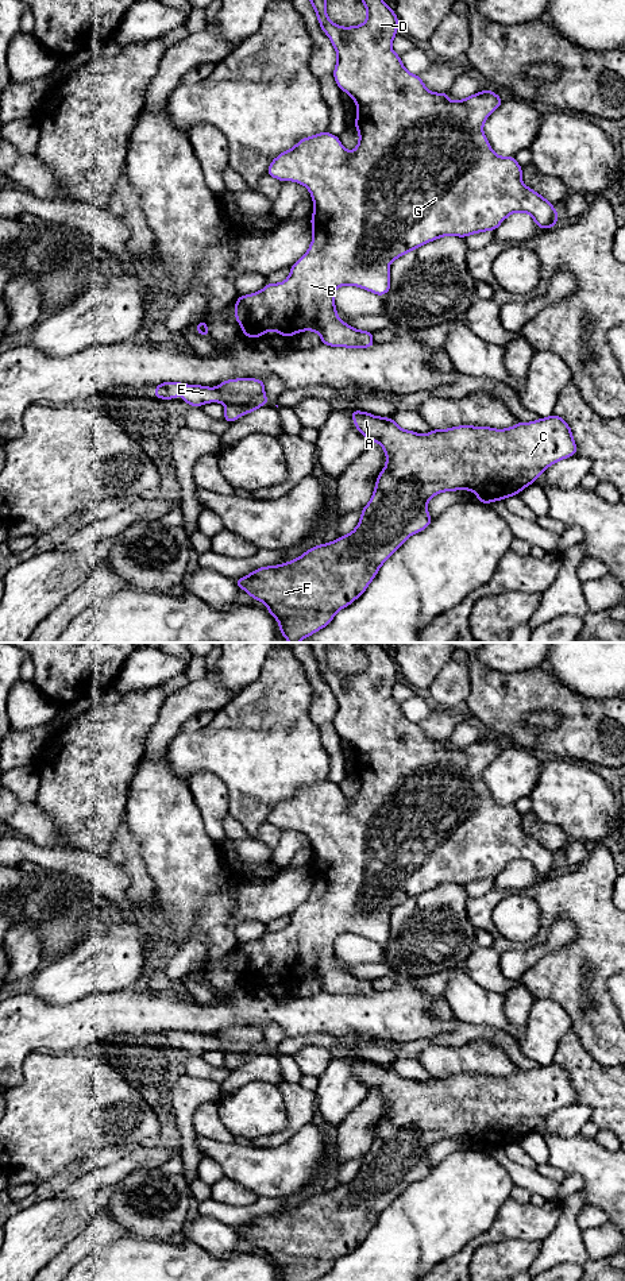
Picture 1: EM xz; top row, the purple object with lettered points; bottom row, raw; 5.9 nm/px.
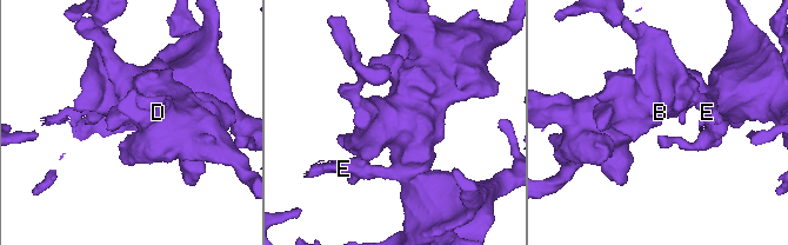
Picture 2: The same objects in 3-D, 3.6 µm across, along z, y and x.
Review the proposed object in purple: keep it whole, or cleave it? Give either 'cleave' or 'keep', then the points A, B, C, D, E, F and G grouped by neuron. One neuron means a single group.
cleave; A C E F / B D G

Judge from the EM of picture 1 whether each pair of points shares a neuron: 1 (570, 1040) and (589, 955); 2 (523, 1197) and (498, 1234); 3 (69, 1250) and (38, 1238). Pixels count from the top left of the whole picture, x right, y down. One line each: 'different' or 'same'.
1: different
2: different
3: different

